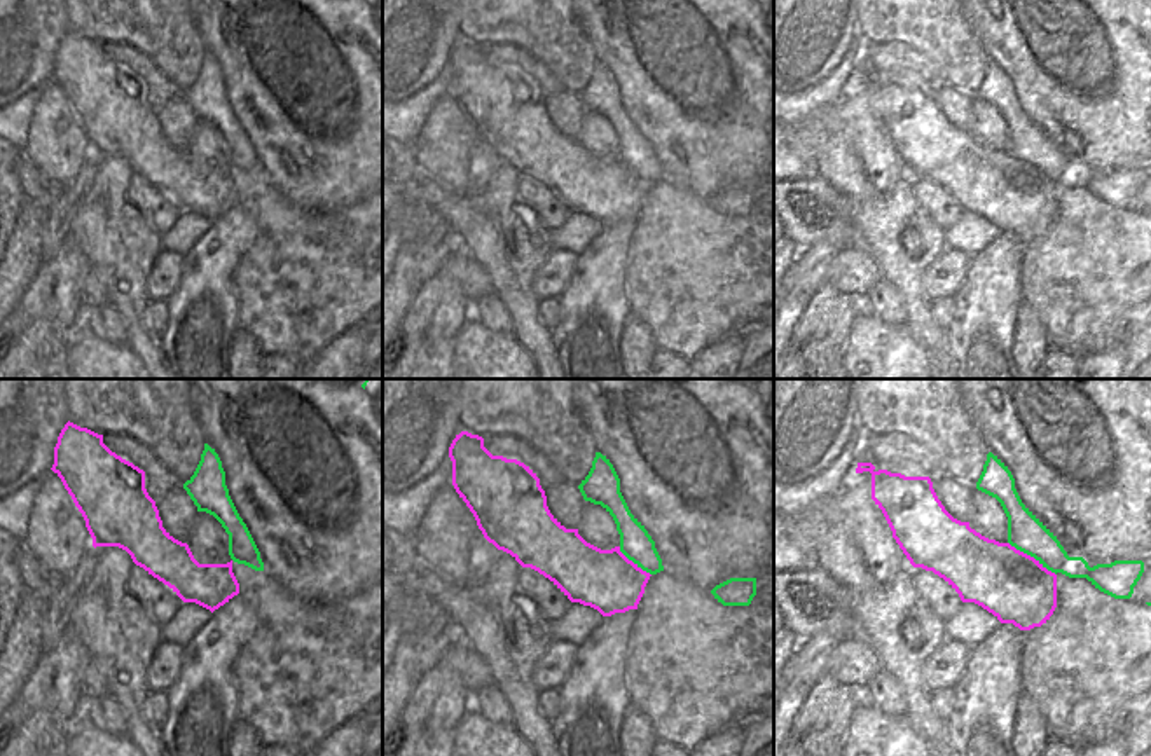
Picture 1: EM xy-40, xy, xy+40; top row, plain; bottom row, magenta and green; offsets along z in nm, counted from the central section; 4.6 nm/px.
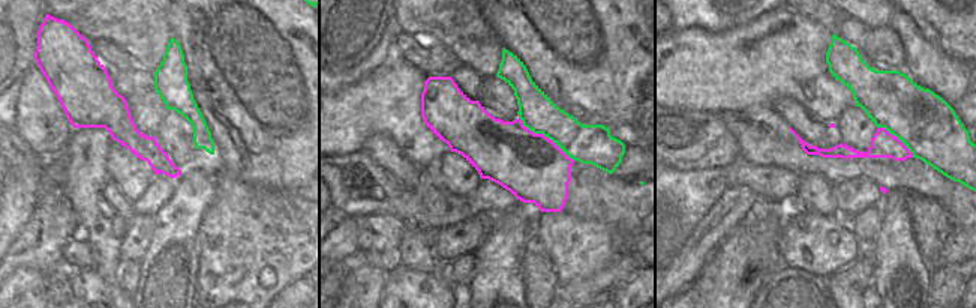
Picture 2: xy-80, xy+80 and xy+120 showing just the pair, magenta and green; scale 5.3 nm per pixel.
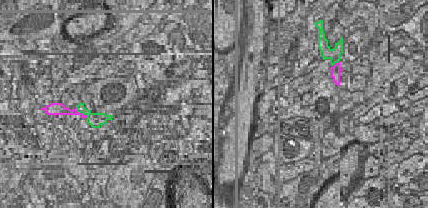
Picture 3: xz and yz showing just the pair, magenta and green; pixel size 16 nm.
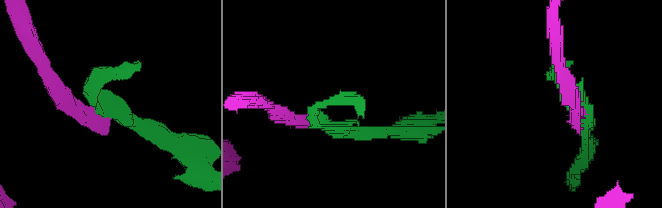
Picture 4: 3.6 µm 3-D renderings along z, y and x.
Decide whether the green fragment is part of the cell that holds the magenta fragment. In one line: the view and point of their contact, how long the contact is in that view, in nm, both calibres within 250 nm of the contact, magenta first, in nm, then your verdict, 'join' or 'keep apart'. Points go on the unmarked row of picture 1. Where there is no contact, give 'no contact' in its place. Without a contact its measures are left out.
meets magenta in xy+40 at (1033, 166); contact 280 nm long; 320 nm thick on the magenta side, 170 nm on the other; join

